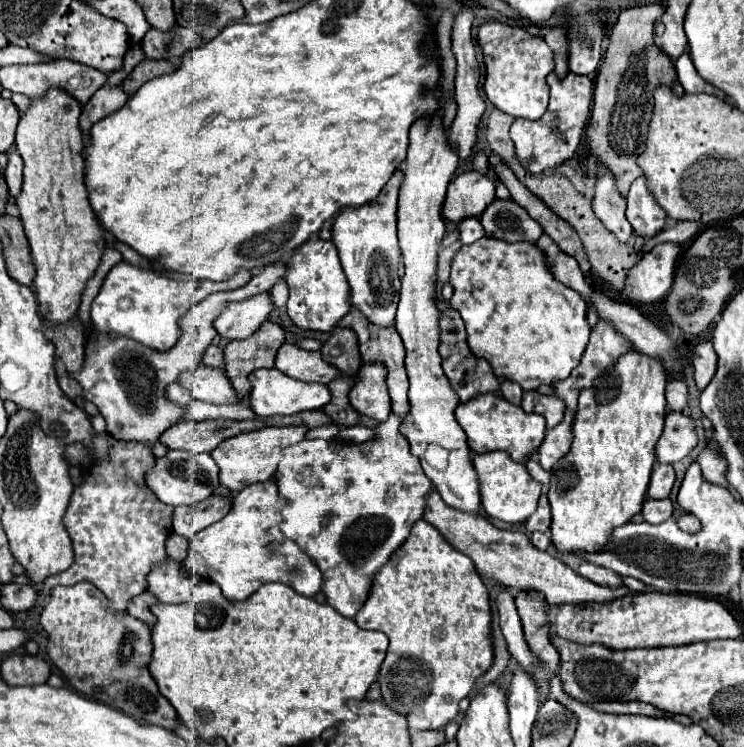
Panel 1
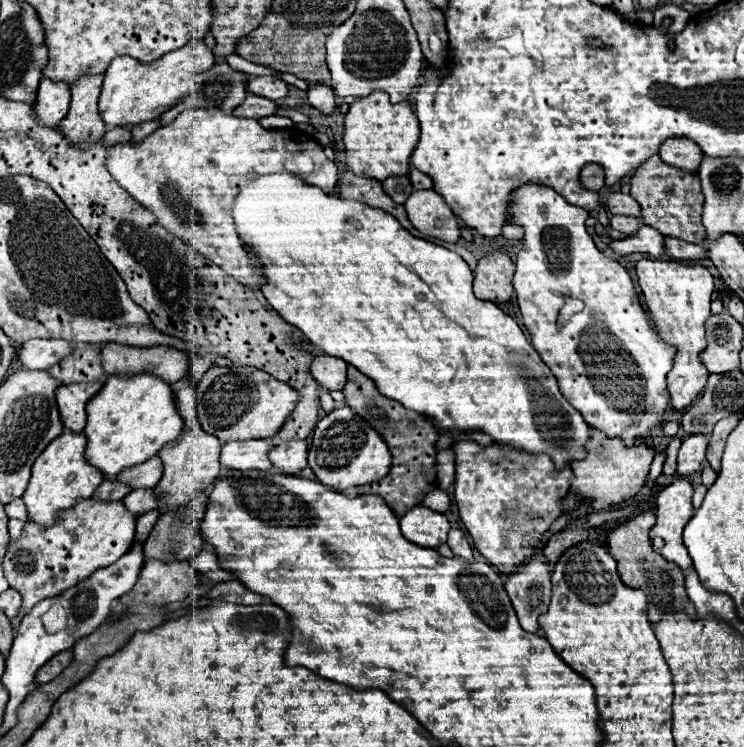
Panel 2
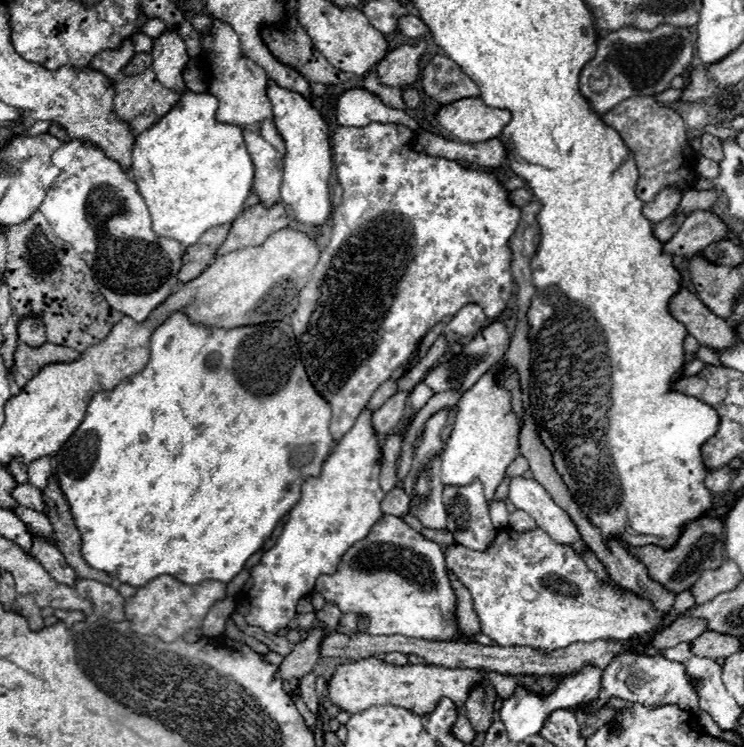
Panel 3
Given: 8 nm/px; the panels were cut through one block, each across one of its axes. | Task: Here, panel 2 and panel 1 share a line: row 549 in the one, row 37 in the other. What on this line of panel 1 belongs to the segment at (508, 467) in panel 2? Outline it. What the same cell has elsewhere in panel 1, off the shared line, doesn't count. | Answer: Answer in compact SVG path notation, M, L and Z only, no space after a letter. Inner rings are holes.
M484 22L478 30L478 44L484 52L486 98L502 112L514 118L538 120L548 106L546 76L554 72L554 54L540 36L530 36L520 26L508 26L502 22Z

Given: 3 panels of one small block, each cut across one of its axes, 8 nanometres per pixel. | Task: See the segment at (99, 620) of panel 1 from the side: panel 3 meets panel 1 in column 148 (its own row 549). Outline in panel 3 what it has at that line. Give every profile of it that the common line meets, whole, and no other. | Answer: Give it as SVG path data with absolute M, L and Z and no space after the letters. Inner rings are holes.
M698 518L690 522L682 538L676 542L672 550L662 550L658 546L642 546L642 548L626 548L630 554L634 554L646 568L652 580L662 582L666 590L678 594L686 588L692 588L694 582L700 578L704 570L718 568L722 564L722 554L724 554L724 524L716 518Z

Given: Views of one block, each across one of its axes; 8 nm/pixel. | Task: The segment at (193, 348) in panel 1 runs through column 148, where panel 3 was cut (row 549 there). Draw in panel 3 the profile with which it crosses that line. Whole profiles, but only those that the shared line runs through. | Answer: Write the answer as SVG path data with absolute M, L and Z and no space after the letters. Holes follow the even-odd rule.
M384 516L370 528L370 534L358 540L342 556L338 570L332 576L318 576L316 592L320 592L328 602L334 602L344 614L366 614L370 618L372 636L408 636L426 640L452 640L458 634L456 626L456 598L450 588L444 550L430 540L424 540L416 530L412 530L404 520L396 516Z

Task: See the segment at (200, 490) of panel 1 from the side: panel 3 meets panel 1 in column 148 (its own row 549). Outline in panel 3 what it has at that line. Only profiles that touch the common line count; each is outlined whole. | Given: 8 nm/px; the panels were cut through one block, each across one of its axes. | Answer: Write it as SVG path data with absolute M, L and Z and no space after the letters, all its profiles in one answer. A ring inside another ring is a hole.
M474 480L468 486L444 488L442 498L446 504L446 512L448 512L448 530L452 532L456 544L466 546L470 550L478 550L478 552L488 550L496 538L496 528L494 528L490 514L488 514L488 502L482 494L482 484L478 480Z

